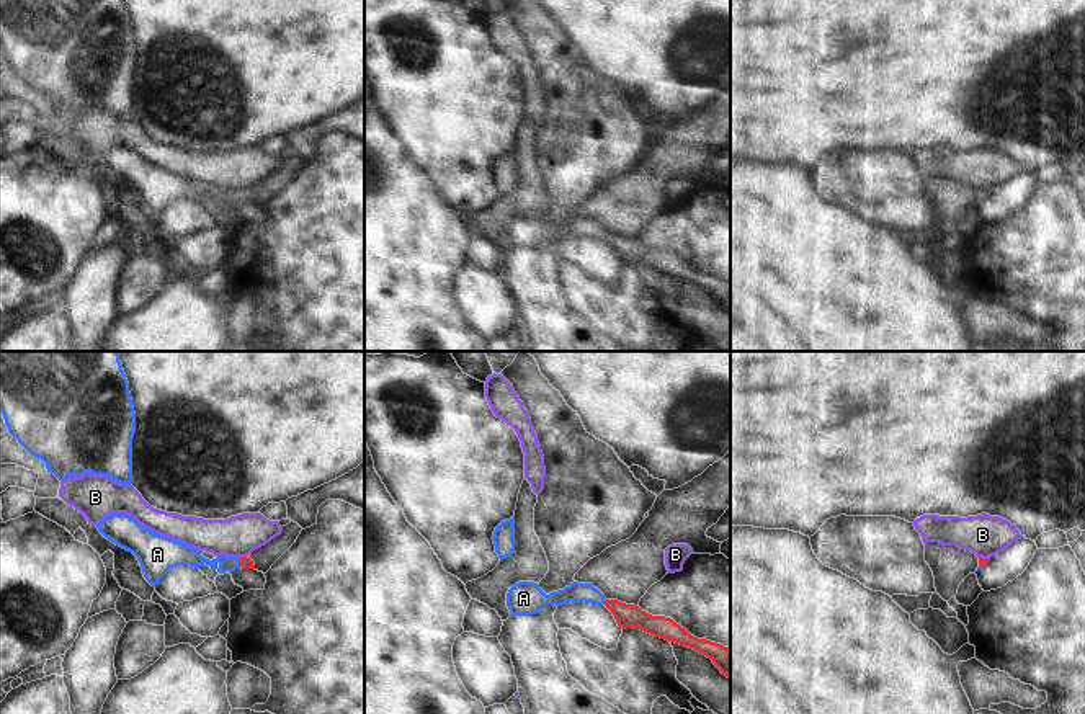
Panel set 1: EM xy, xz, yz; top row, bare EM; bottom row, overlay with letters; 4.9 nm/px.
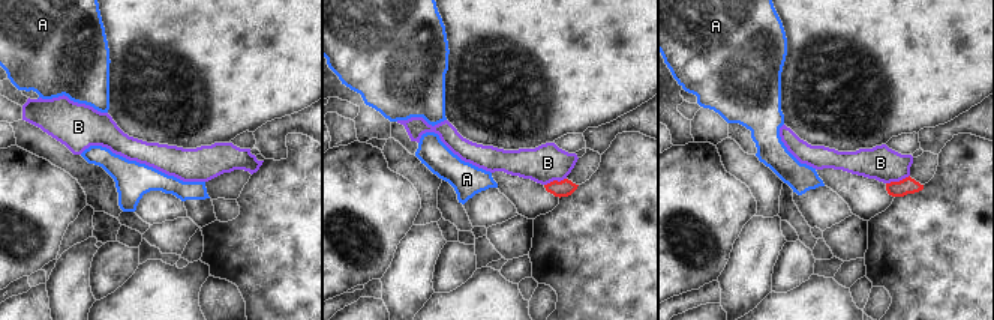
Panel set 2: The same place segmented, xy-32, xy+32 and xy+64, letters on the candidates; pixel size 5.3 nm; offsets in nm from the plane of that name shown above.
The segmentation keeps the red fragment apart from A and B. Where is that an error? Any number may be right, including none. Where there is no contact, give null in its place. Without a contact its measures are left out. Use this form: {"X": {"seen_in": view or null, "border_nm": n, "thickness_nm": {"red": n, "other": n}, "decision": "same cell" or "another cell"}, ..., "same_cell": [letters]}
{"A": {"seen_in": "xz", "border_nm": 30, "thickness_nm": {"red": 110, "other": 100}, "decision": "same cell"}, "B": {"seen_in": "yz", "border_nm": 50, "thickness_nm": {"red": 50, "other": 200}, "decision": "another cell"}, "same_cell": ["A"]}

